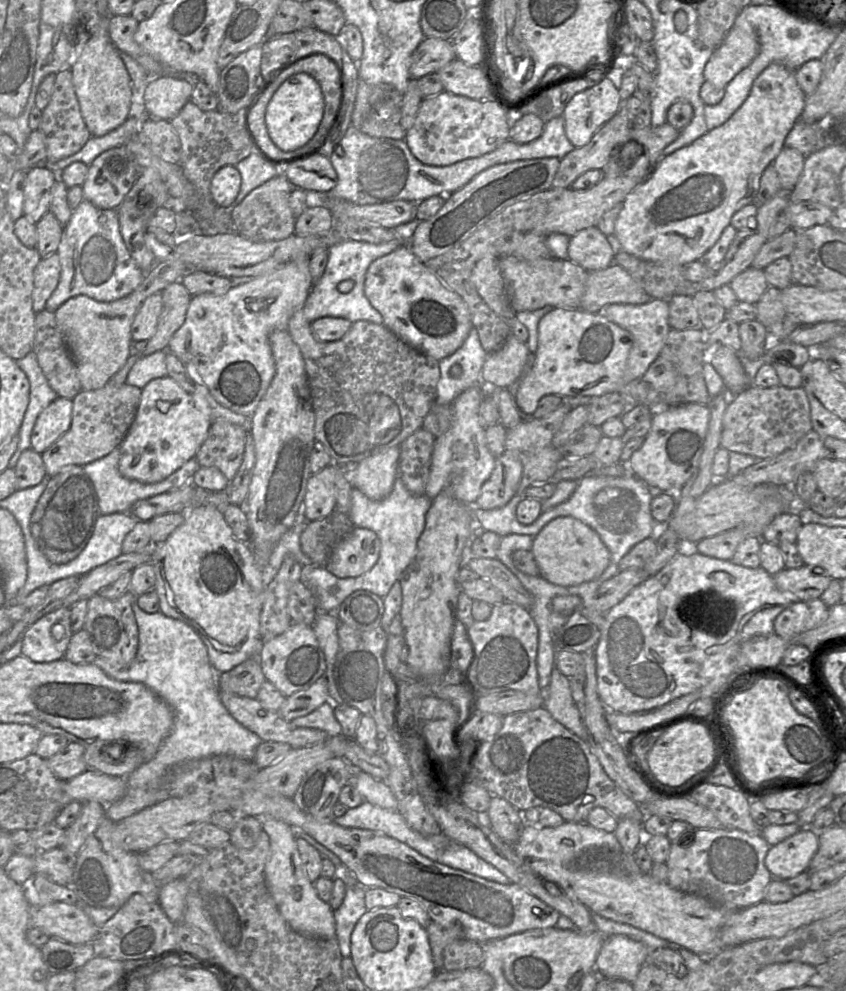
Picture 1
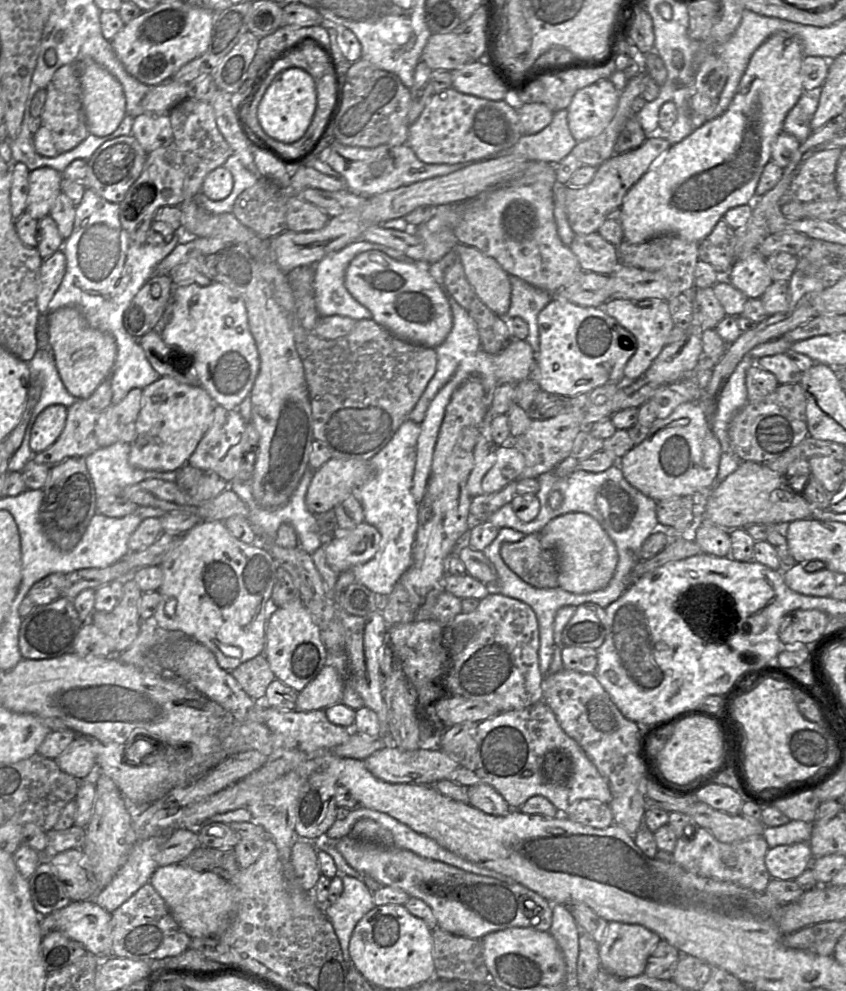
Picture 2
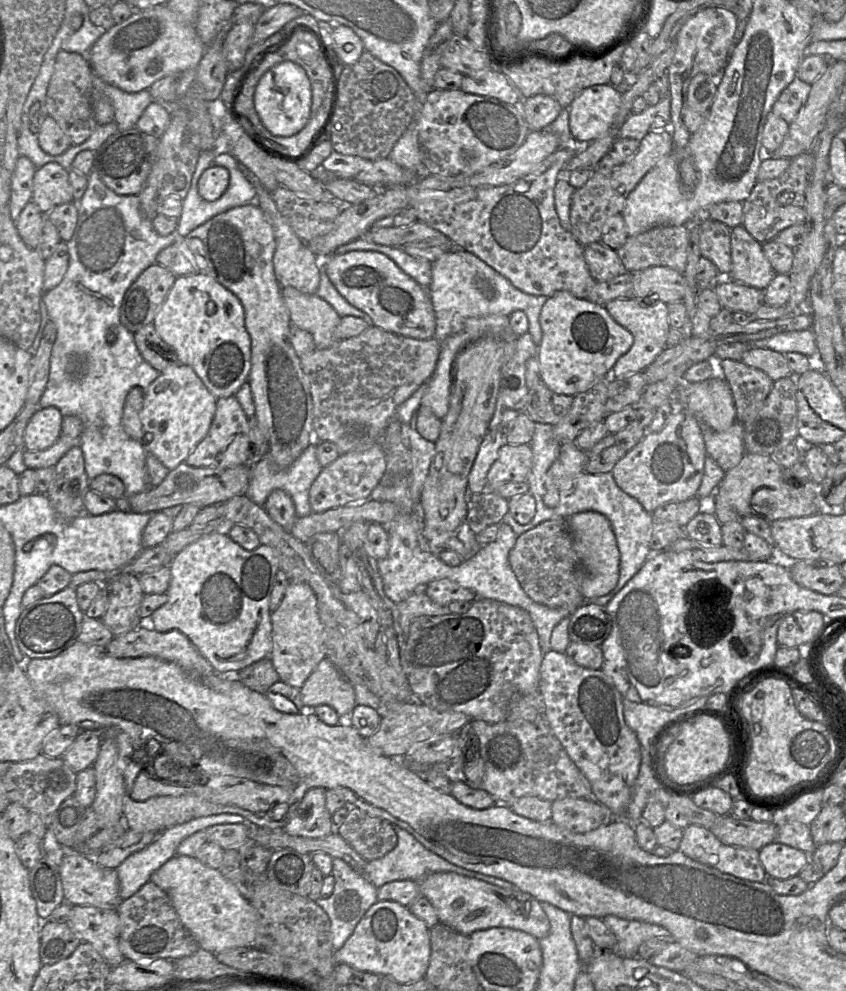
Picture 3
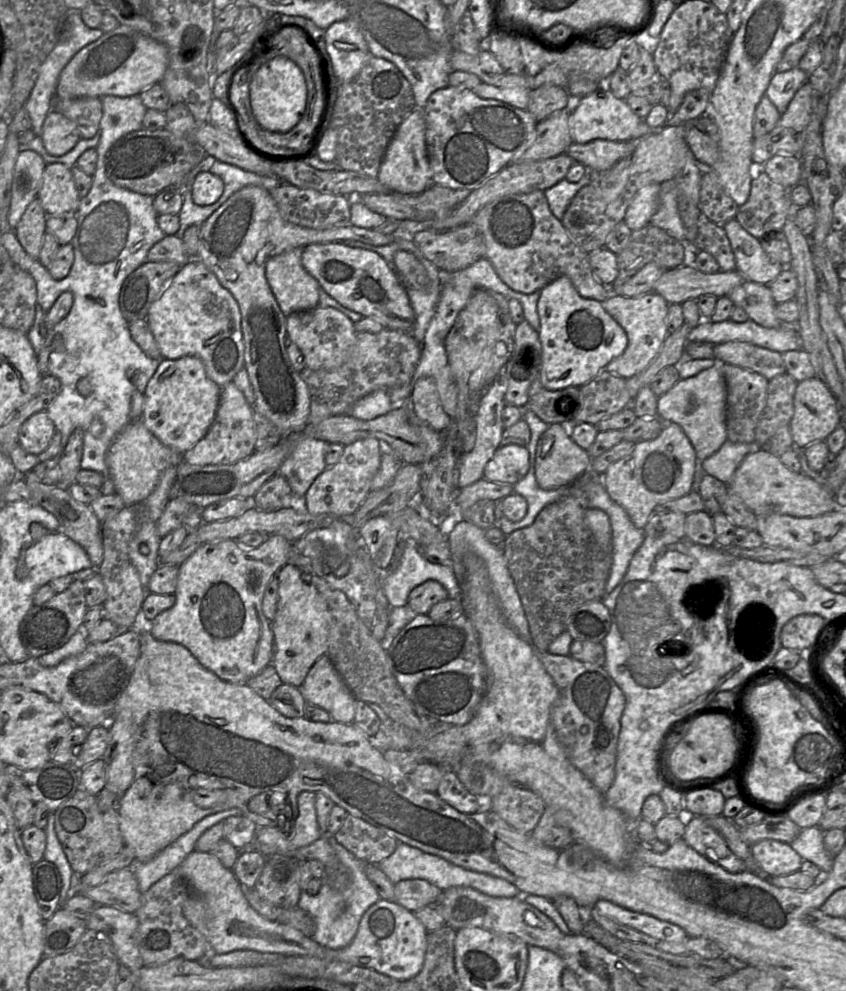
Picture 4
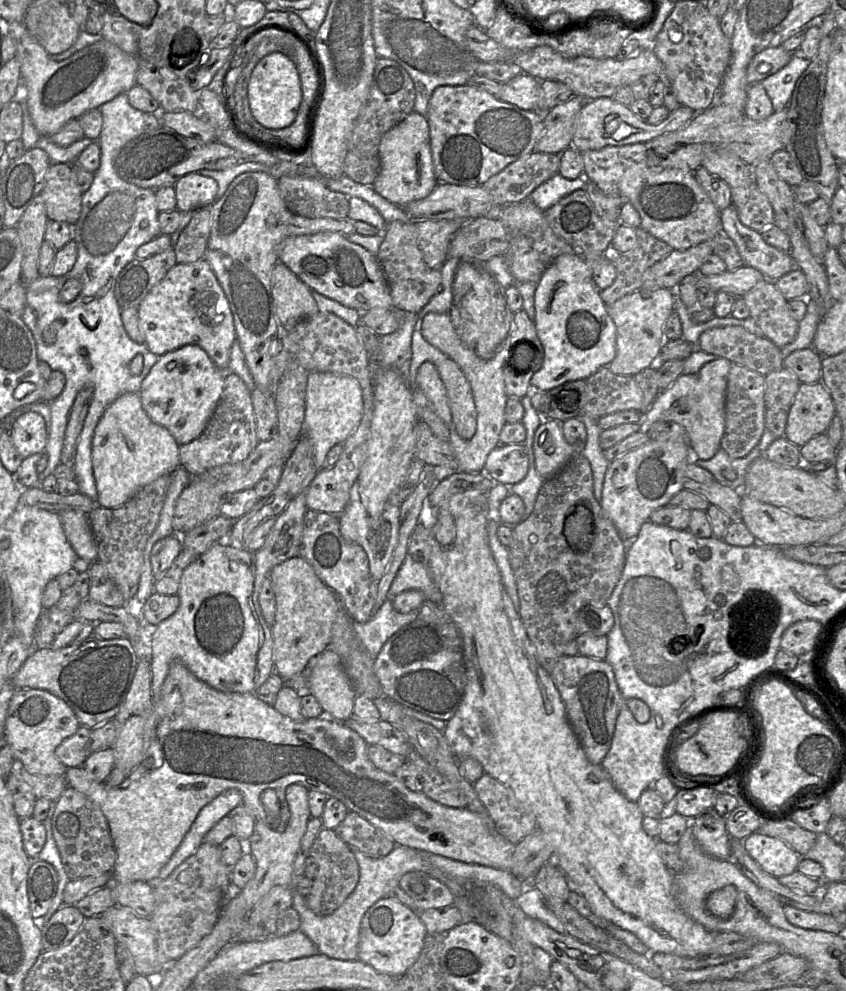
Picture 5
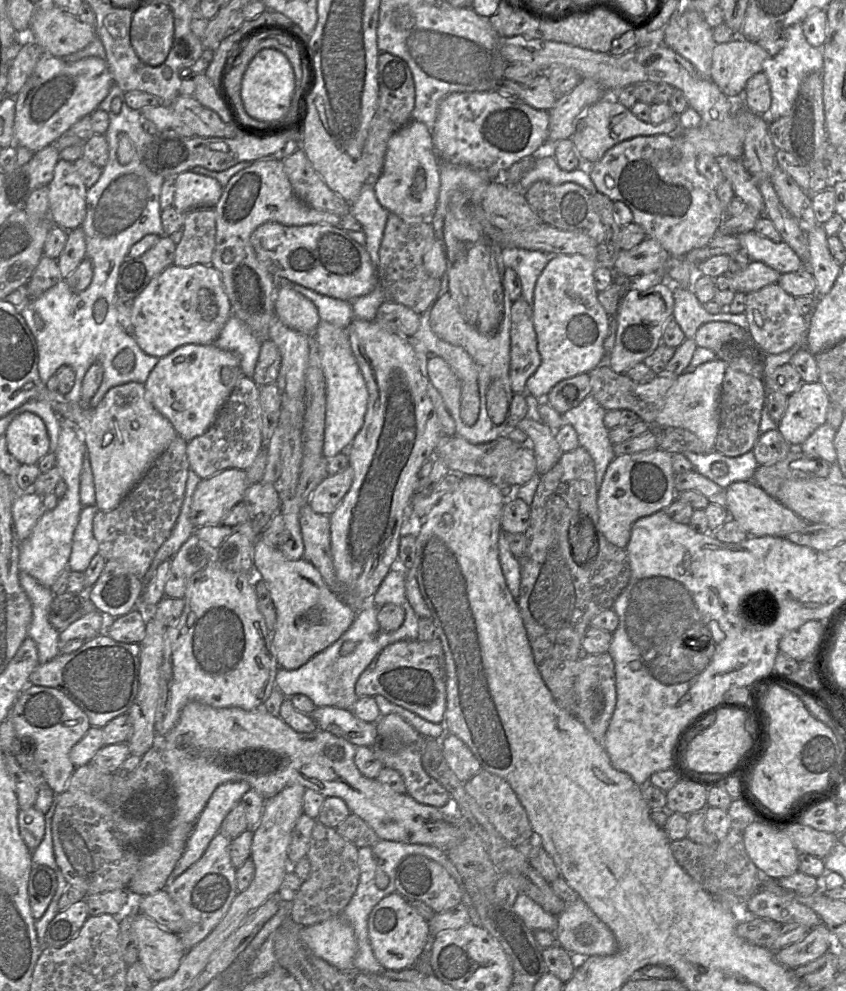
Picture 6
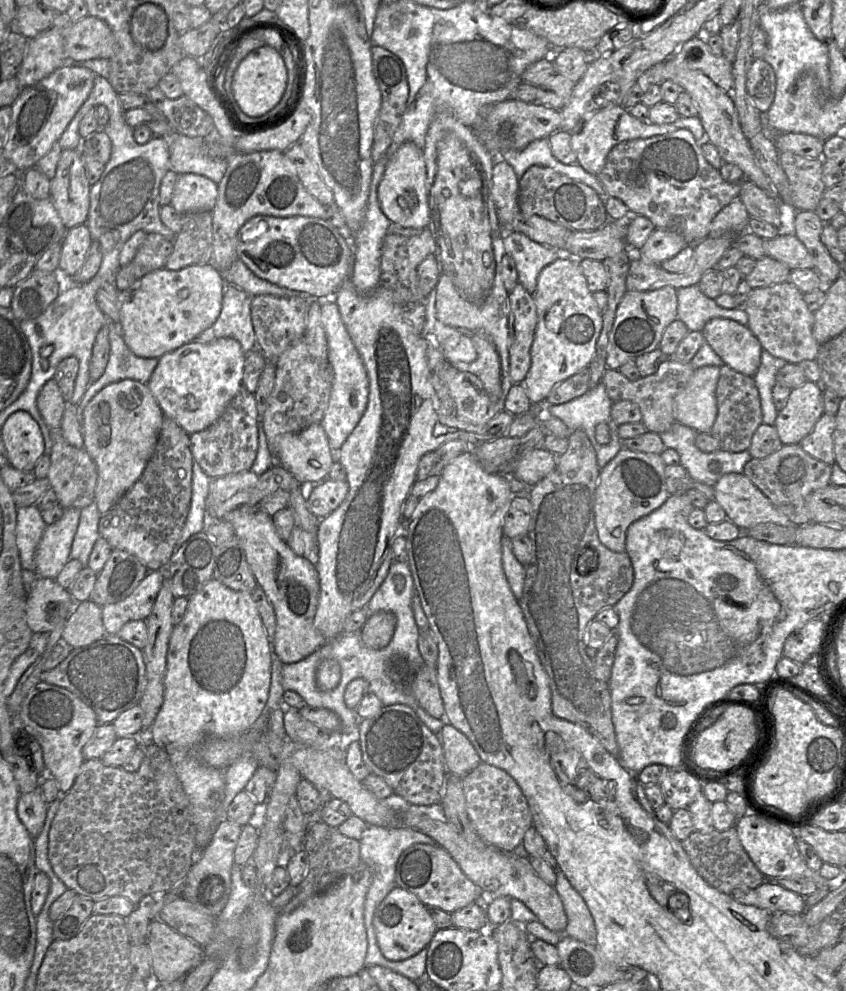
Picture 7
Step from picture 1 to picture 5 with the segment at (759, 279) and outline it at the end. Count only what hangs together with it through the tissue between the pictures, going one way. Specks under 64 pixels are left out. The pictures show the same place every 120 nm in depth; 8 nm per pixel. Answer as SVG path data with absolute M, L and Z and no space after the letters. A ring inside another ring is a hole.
M733 205L720 212L720 219L721 232L735 243L744 265L760 271L765 280L776 281L796 268L790 253L767 244L759 232L744 226Z

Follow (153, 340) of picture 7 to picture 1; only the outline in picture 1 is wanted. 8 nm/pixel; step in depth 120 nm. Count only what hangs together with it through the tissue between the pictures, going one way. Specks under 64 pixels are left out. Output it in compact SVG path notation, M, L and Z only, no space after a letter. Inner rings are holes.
M302 260L289 262L262 276L236 281L224 293L192 296L185 321L171 337L167 350L193 371L219 404L251 418L275 375L269 335L274 330L287 329L289 319L303 308L312 286L309 260Z

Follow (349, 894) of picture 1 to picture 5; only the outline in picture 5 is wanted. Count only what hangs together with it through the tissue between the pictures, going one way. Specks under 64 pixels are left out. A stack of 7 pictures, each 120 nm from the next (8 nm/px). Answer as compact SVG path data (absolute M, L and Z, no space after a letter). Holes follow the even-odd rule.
M396 845L394 849L385 857L373 859L362 853L357 848L352 848L352 852L359 865L359 881L352 894L345 902L332 914L327 916L316 915L306 903L304 896L293 891L293 908L300 917L300 931L318 947L320 954L332 959L354 961L358 959L360 929L362 918L367 910L399 885L401 877L412 871L423 871L444 883L453 893L455 899L466 899L465 890L461 882L447 876L441 870L432 866L424 853L410 847Z

